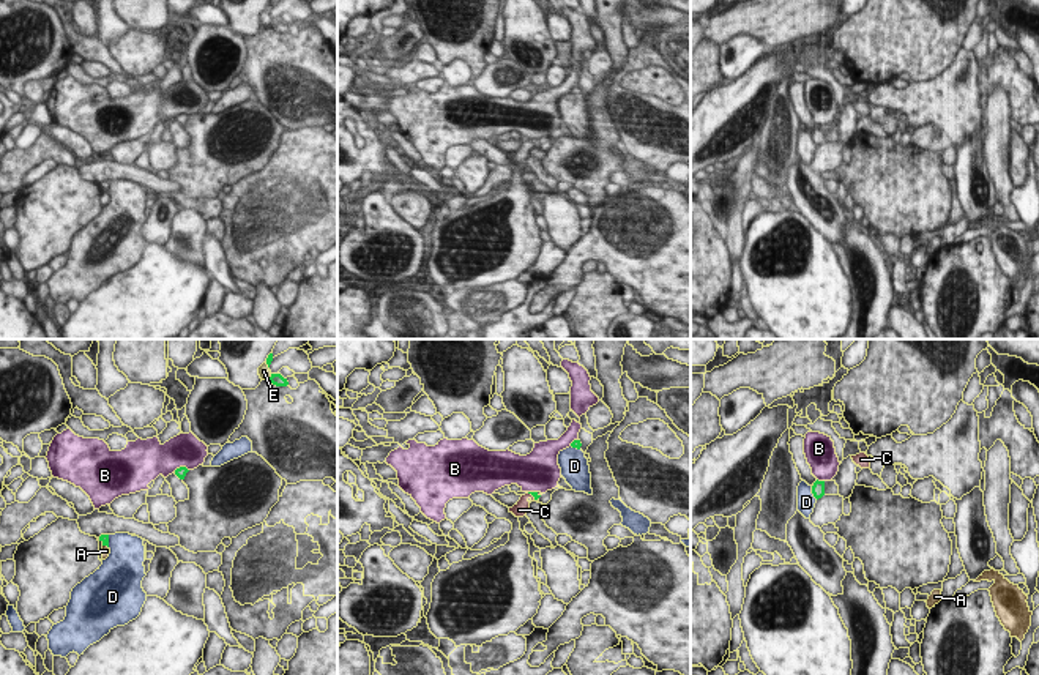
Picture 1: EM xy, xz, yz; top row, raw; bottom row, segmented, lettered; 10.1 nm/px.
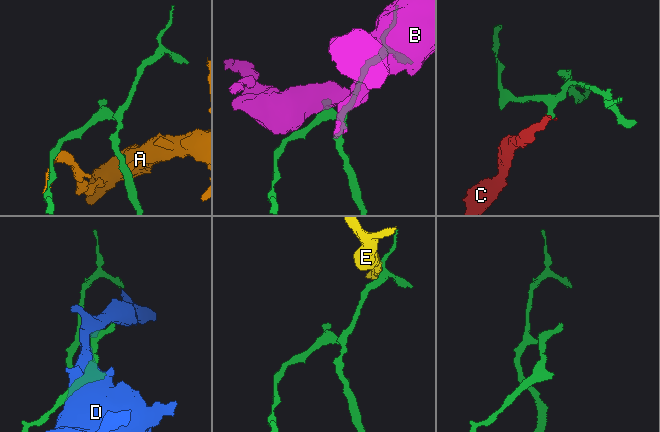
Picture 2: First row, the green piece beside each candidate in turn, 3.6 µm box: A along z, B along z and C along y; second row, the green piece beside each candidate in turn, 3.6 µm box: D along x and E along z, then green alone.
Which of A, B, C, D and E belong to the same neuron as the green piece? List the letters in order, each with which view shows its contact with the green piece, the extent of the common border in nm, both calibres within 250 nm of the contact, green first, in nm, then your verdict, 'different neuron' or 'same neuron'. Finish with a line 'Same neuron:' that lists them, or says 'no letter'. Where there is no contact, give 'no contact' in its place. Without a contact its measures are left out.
A: contact in xy; length 70 nm; calibres 90 and 90 nm; different neuron
B: contact in yz; length 90 nm; calibres 130 and 300 nm; different neuron
C: contact in xz; length 120 nm; calibres 60 and 140 nm; different neuron
D: contact in yz; length 160 nm; calibres 130 and 190 nm; different neuron
E: contact in xy; length 70 nm; calibres 130 and 130 nm; different neuron
Same neuron: no letter

